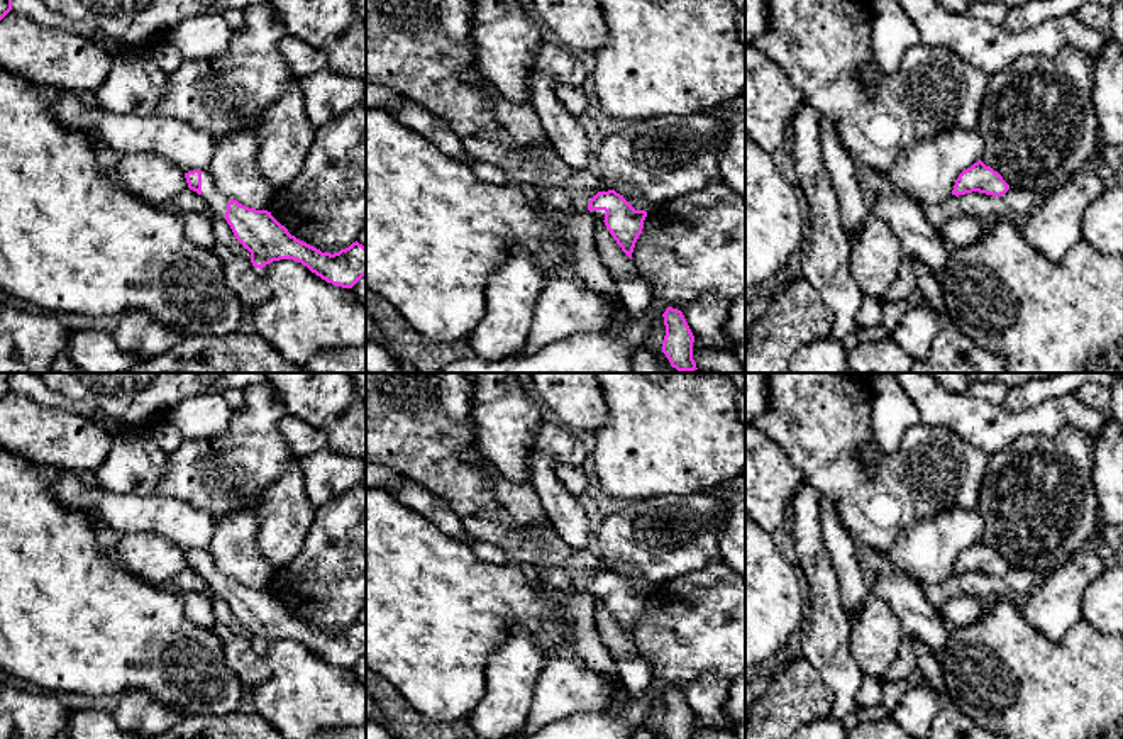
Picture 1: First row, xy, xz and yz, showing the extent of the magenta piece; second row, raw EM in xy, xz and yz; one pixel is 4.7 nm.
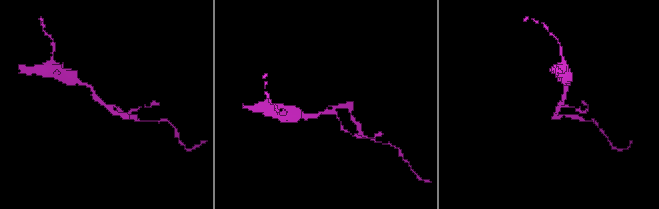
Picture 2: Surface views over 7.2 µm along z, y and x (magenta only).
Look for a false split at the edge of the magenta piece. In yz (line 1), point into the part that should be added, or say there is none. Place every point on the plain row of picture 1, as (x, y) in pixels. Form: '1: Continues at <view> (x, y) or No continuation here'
1: No continuation here

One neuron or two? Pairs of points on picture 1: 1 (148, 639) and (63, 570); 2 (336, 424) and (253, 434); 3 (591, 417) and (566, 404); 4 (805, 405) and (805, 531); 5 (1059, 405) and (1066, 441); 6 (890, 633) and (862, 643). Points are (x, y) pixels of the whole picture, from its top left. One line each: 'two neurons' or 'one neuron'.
1: one neuron
2: two neurons
3: one neuron
4: two neurons
5: two neurons
6: one neuron

